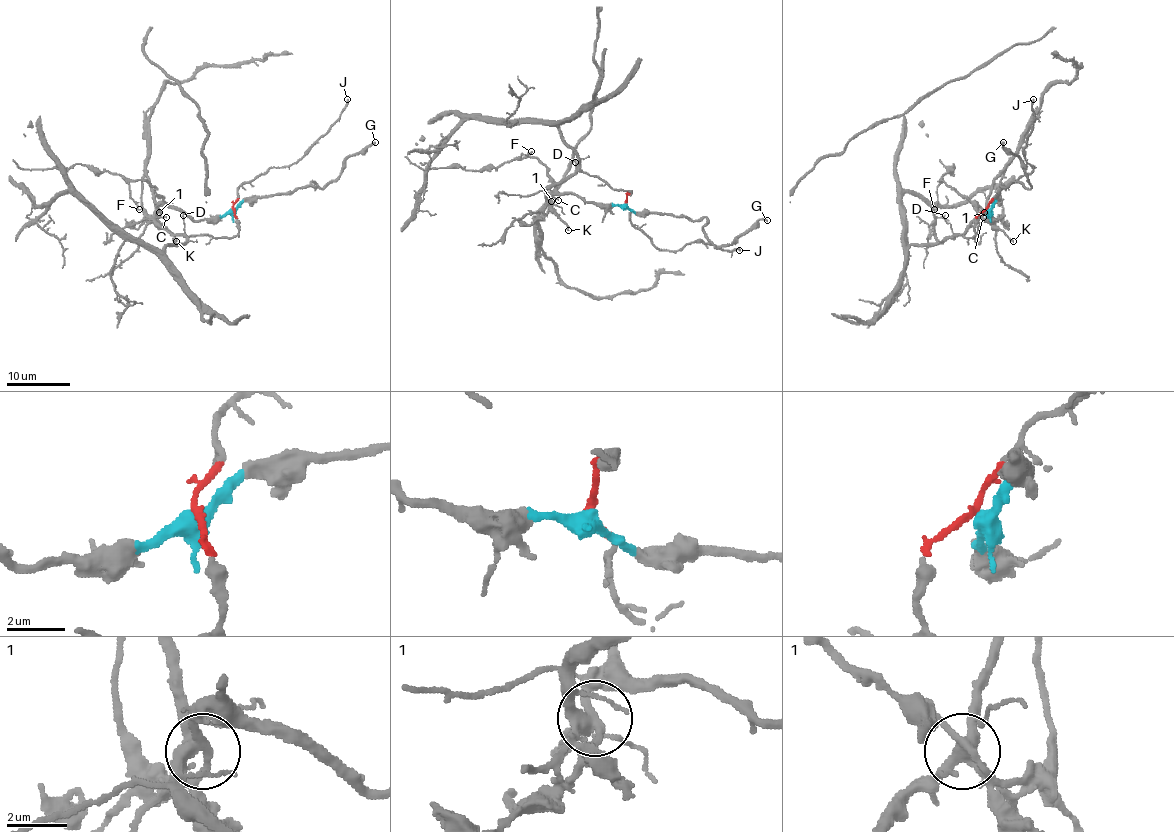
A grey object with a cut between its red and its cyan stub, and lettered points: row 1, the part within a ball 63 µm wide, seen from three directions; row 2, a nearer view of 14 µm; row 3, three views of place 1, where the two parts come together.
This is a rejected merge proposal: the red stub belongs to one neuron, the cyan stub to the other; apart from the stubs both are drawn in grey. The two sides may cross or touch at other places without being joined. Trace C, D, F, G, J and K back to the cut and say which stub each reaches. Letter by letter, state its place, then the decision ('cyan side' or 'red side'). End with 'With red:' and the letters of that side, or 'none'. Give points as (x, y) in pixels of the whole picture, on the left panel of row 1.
C: at (166, 217); red side
D: at (183, 215); red side
F: at (139, 209); cyan side
G: at (375, 142); cyan side
J: at (347, 99); red side
K: at (176, 241); cyan side
With red: C, D, J

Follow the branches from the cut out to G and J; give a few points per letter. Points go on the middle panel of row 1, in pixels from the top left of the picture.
G: (625, 205), (692, 221), (704, 217), (704, 235), (717, 248), (735, 241), (760, 219), (766, 221)
J: (625, 203), (630, 210), (630, 217), (660, 249), (681, 251), (695, 241), (739, 251)

